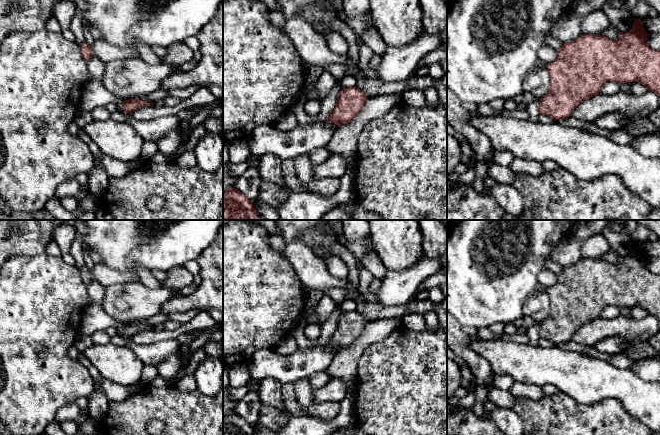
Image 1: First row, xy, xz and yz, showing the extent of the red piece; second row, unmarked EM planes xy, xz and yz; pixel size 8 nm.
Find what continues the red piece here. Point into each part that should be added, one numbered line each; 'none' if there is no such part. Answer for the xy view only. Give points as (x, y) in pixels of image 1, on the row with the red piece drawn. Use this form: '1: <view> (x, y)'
none

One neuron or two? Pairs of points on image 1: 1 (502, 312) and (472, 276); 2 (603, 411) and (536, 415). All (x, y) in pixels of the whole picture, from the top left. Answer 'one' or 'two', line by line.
1: one
2: one

